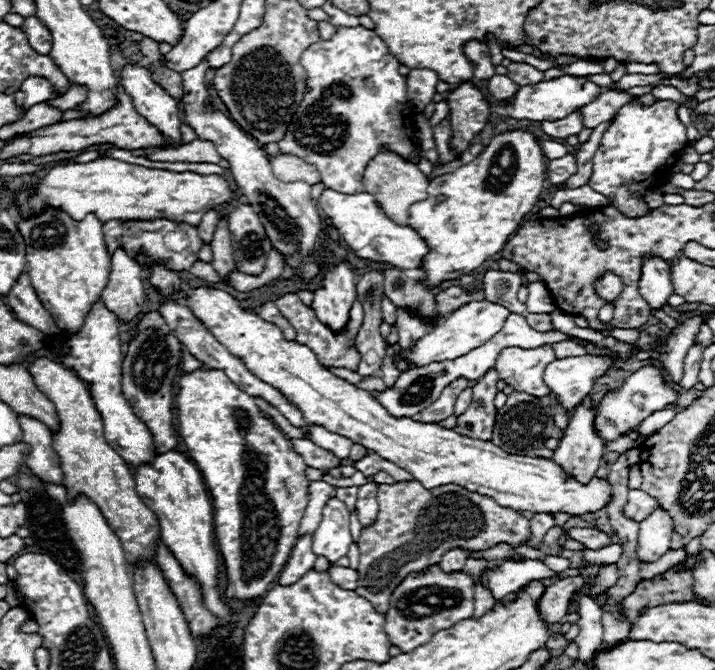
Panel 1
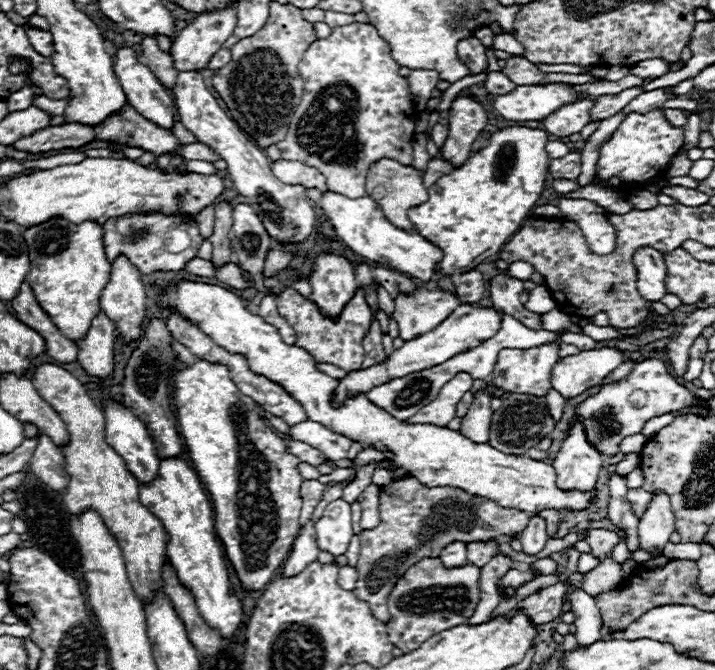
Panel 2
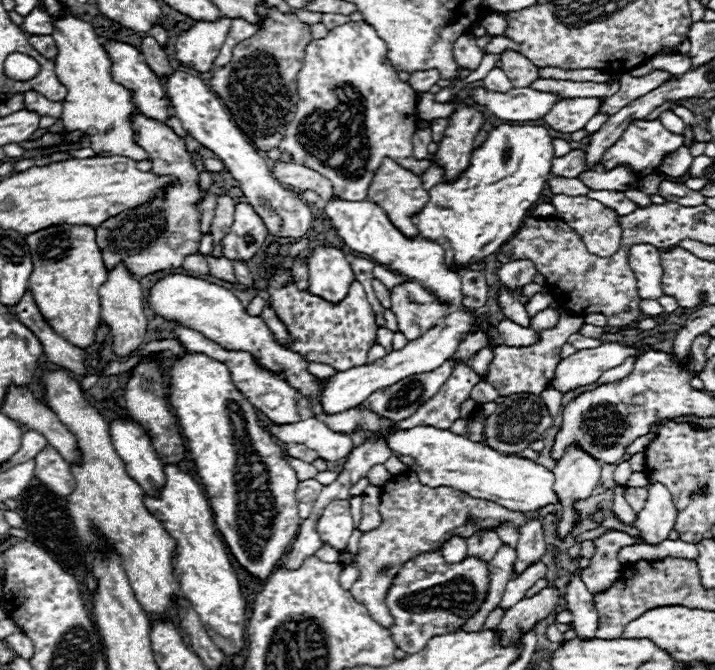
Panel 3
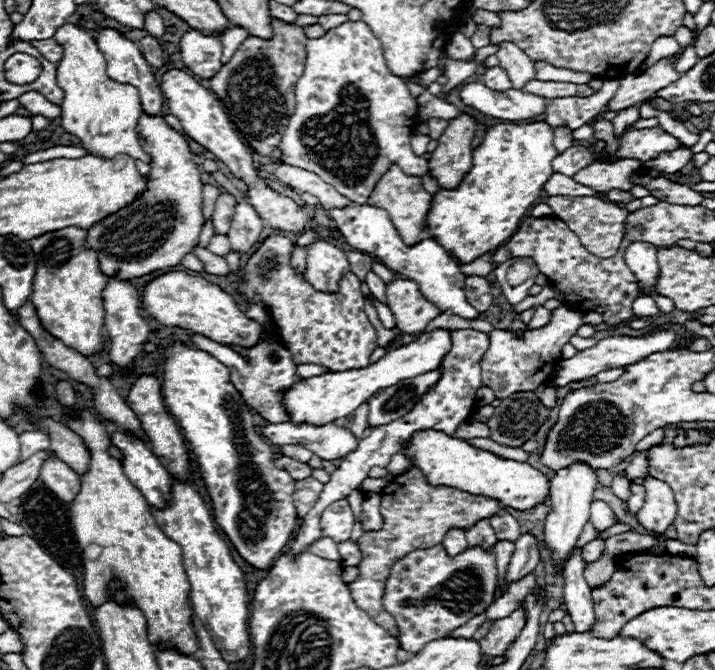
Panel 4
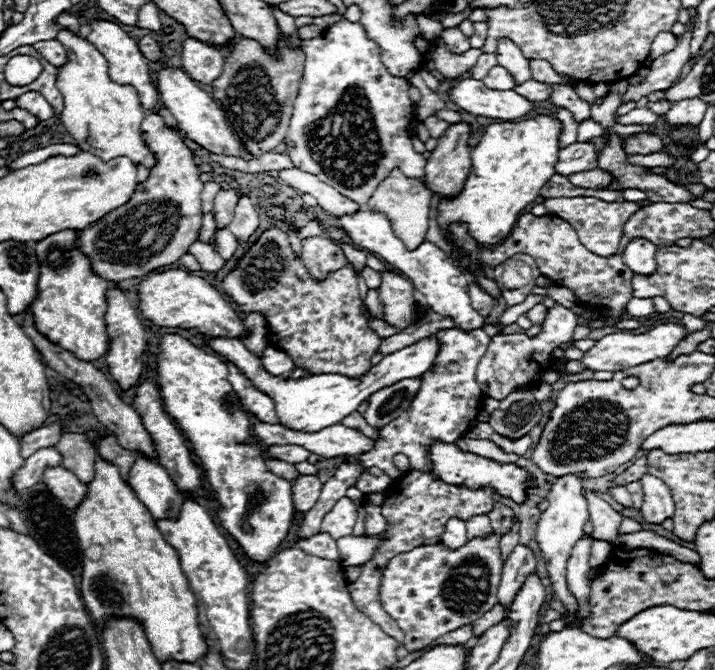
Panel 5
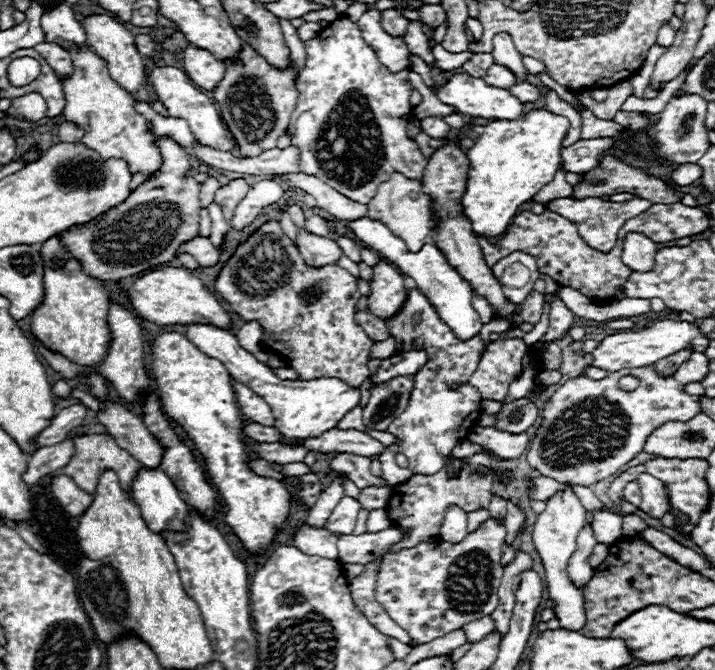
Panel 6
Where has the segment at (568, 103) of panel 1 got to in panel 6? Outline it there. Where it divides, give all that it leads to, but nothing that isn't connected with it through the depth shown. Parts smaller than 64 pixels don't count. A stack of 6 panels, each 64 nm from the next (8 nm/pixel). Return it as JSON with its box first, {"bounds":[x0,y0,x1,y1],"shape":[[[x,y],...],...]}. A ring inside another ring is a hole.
{"bounds":[434,74,524,120],"shape":[[[452,74],[446,84],[434,86],[434,94],[438,96],[440,102],[454,106],[458,112],[474,116],[474,118],[492,118],[492,120],[514,120],[524,112],[524,104],[514,98],[508,90],[488,86],[482,78],[474,78],[470,74]]]}

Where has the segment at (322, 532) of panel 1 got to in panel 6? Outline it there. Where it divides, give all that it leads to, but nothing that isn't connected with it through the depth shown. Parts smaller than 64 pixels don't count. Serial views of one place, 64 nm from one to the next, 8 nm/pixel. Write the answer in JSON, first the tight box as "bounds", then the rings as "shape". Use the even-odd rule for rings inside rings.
{"bounds":[326,496,360,534],"shape":[[[342,496],[340,502],[336,504],[332,516],[326,520],[326,528],[338,534],[352,534],[354,524],[356,524],[356,516],[360,512],[360,502],[352,496]]]}

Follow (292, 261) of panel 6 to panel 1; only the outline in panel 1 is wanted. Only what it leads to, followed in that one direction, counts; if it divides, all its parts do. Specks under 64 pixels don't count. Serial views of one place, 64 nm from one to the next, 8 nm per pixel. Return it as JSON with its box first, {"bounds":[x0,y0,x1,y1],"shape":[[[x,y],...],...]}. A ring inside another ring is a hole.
{"bounds":[276,292,364,370],"shape":[[[288,292],[282,298],[278,298],[276,306],[278,306],[280,314],[294,326],[296,340],[300,340],[300,344],[308,344],[308,348],[312,348],[312,352],[316,352],[316,358],[320,360],[320,364],[334,366],[334,368],[348,368],[348,370],[356,370],[358,368],[360,352],[356,350],[354,342],[356,342],[356,336],[358,336],[358,330],[362,326],[362,318],[364,318],[362,304],[358,300],[350,308],[350,322],[348,322],[346,330],[340,330],[340,332],[332,332],[332,328],[328,328],[326,324],[322,324],[316,318],[316,312],[310,306],[306,306],[298,298],[298,294],[294,294],[294,292]]]}

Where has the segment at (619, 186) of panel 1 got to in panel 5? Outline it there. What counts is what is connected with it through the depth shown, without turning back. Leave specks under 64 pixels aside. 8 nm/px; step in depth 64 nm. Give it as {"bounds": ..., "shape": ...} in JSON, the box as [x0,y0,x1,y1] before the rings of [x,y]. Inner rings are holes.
{"bounds":[626,134,664,154],"shape":[[[640,134],[634,138],[626,140],[626,154],[654,154],[660,152],[664,148],[664,142],[660,136],[652,136],[652,134]]]}

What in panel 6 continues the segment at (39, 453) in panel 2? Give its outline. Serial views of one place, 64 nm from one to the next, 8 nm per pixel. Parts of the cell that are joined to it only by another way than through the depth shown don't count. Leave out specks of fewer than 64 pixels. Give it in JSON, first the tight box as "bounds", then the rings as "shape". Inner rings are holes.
{"bounds":[52,474,92,518],"shape":[[[58,474],[52,476],[52,494],[58,500],[58,504],[74,518],[82,516],[86,512],[86,508],[90,508],[92,504],[92,496],[86,494],[84,490],[80,490],[74,480],[66,474]]]}

